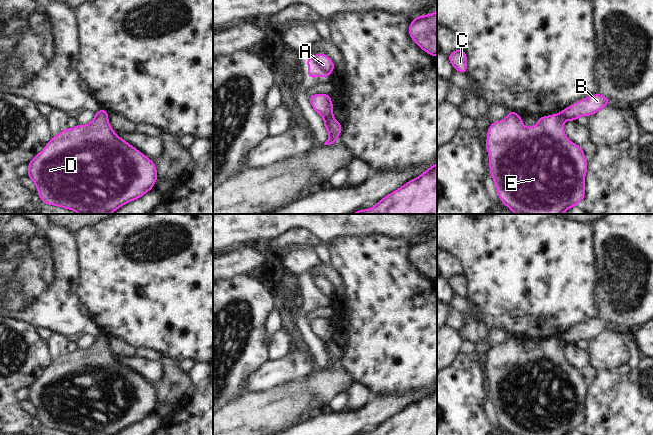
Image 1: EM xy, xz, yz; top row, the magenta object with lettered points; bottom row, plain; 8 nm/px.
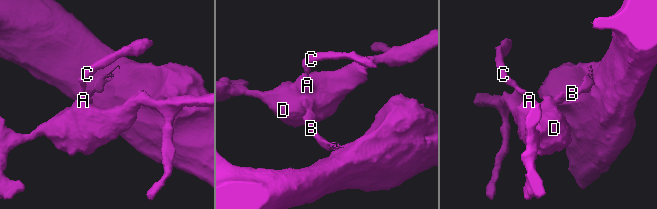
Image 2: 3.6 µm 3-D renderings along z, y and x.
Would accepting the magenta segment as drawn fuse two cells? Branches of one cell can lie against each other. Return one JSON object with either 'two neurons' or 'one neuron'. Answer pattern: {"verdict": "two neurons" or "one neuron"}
{"verdict": "two neurons"}

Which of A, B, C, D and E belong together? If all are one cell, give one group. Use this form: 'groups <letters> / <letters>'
groups A C D E / B

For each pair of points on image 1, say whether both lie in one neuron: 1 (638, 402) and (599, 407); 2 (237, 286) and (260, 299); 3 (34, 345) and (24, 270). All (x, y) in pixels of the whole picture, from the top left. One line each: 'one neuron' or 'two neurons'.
1: one neuron
2: one neuron
3: two neurons

